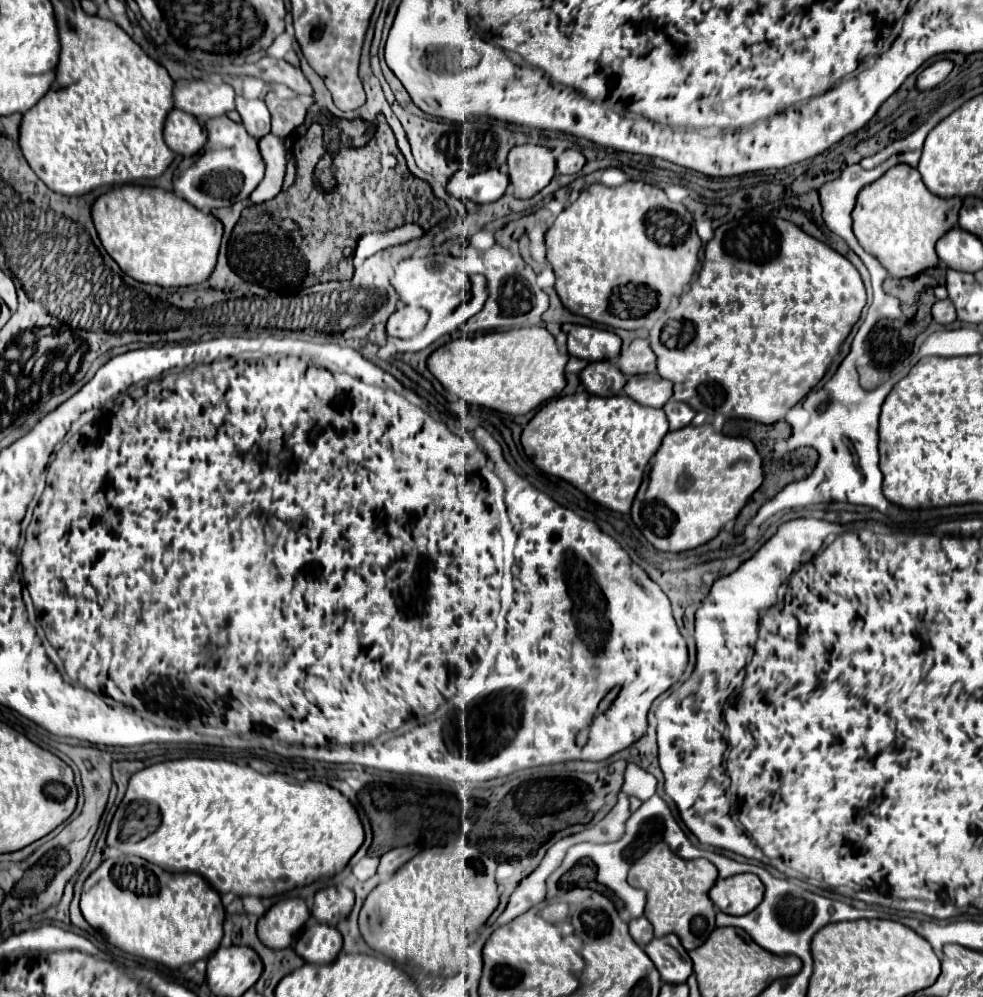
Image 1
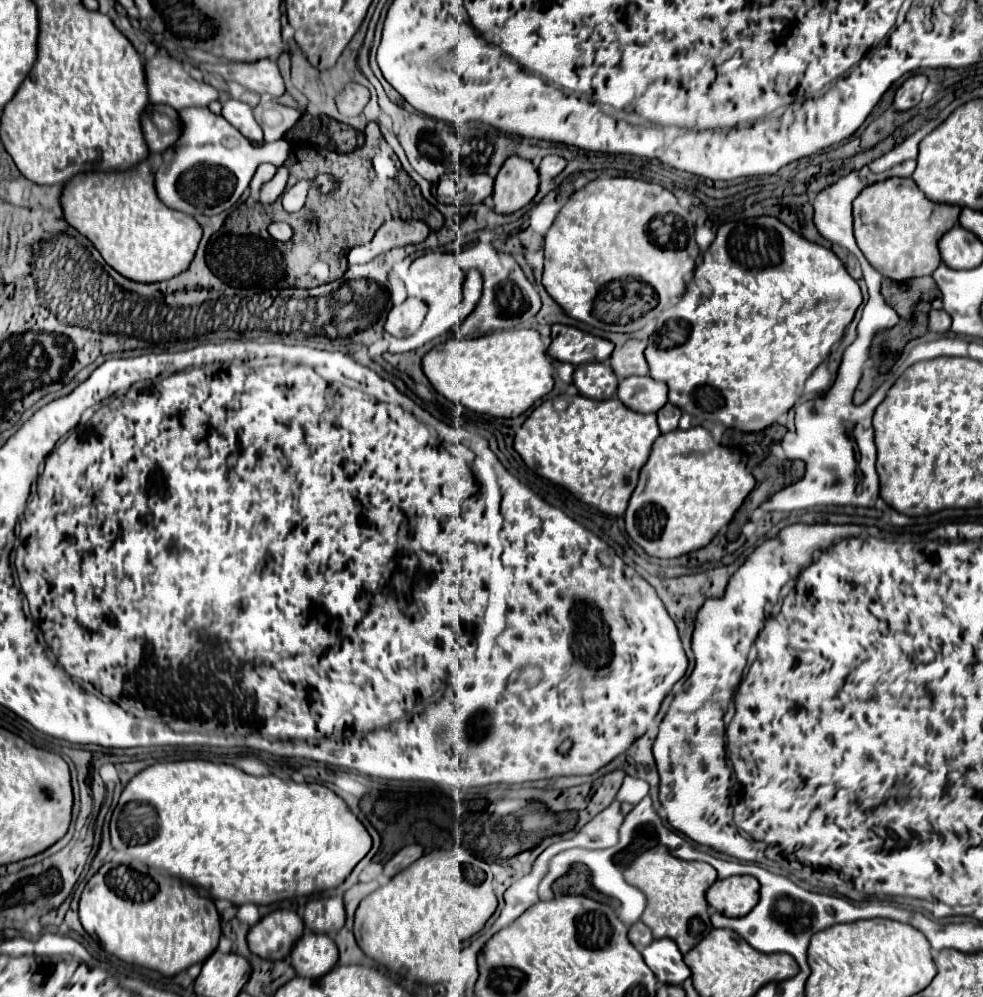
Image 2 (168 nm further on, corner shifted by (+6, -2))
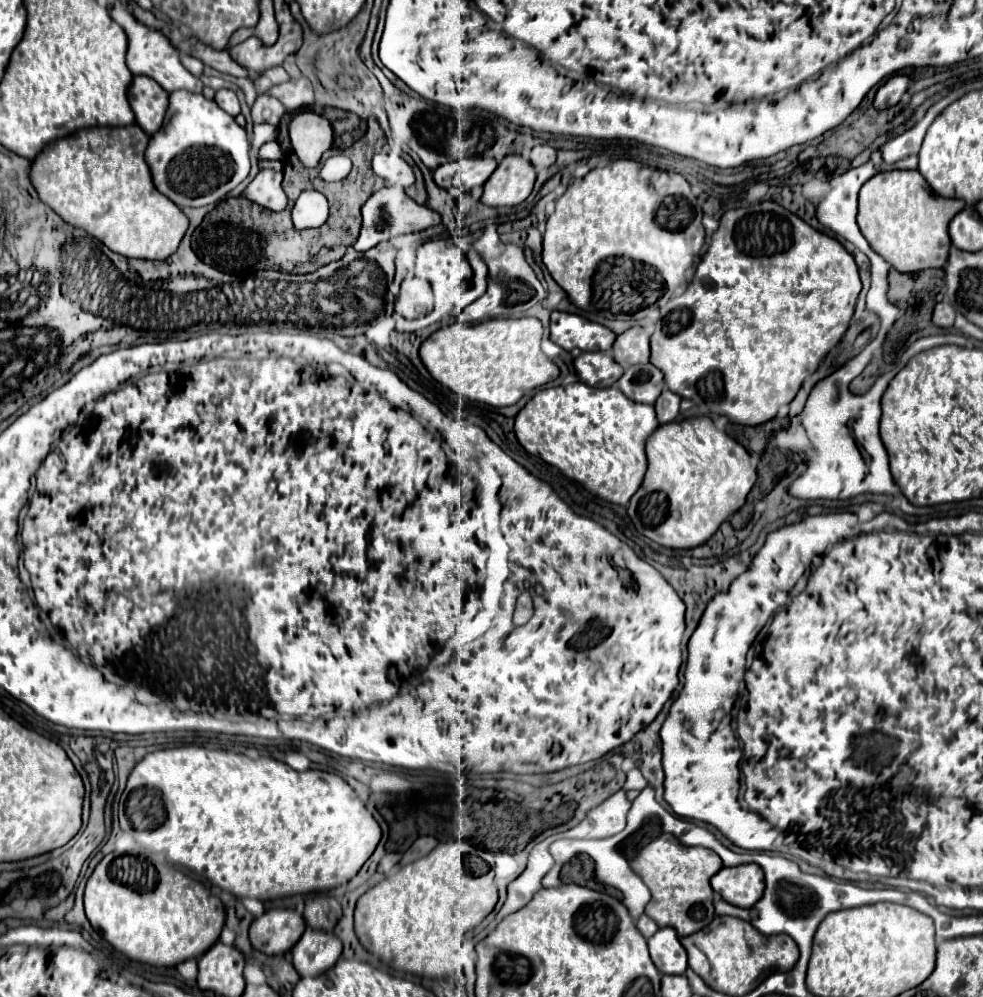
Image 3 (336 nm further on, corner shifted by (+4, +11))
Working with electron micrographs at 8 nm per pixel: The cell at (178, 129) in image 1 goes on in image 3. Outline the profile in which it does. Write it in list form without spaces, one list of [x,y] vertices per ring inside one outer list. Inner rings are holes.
[[[134,77],[130,91],[128,91],[128,99],[134,111],[136,123],[148,135],[154,135],[164,123],[170,93],[164,91],[156,81],[148,77]]]

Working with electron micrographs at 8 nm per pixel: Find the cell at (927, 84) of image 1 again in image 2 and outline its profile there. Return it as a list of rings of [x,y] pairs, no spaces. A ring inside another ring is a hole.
[[[910,76],[898,90],[896,90],[896,96],[894,96],[894,108],[904,112],[904,110],[910,110],[914,108],[920,98],[922,98],[922,92],[928,84],[928,78],[926,76]]]

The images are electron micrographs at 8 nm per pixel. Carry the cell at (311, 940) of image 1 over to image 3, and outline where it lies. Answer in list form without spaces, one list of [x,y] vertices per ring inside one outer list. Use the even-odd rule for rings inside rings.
[[[306,929],[296,947],[292,947],[292,961],[300,975],[320,975],[332,967],[342,955],[342,943],[334,933]]]

